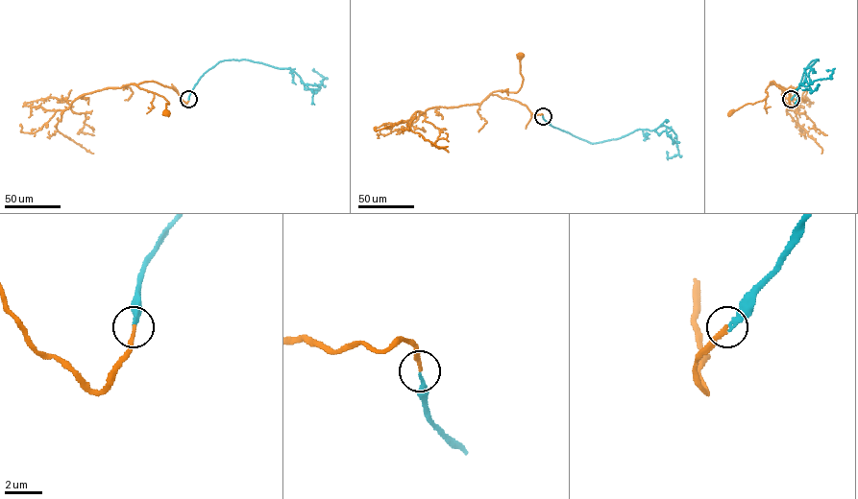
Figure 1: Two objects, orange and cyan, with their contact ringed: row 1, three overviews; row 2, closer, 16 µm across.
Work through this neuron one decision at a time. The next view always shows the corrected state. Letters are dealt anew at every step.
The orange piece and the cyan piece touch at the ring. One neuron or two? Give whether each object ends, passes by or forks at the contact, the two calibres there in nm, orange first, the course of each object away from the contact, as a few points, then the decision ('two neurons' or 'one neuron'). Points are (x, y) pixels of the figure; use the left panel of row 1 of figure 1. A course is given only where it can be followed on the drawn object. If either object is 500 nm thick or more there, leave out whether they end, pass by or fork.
orange ends there; cyan ends there; 200 nm thick on the orange side, 240 nm on the other; orange runs (188, 99), (186, 103), (172, 87), (154, 82), (136, 85), (162, 96), (168, 103), (166, 113); cyan runs (188, 99), (200, 78), (224, 60), (245, 59), (290, 69), (305, 84), (320, 86), (324, 78), (312, 70); one neuron

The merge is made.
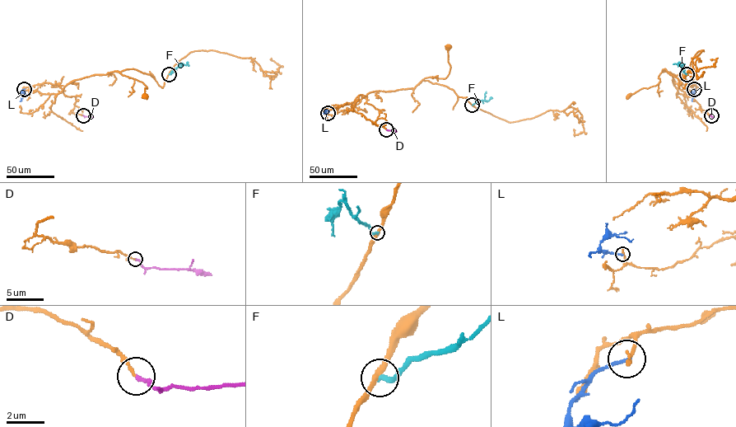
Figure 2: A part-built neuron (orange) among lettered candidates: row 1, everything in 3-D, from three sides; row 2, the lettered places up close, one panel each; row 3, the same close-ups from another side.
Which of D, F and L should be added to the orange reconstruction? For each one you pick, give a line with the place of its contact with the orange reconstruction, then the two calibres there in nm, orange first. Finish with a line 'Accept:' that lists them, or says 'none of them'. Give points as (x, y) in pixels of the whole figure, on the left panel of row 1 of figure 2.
D: (83, 115) | 140/190 nm
Accept: D

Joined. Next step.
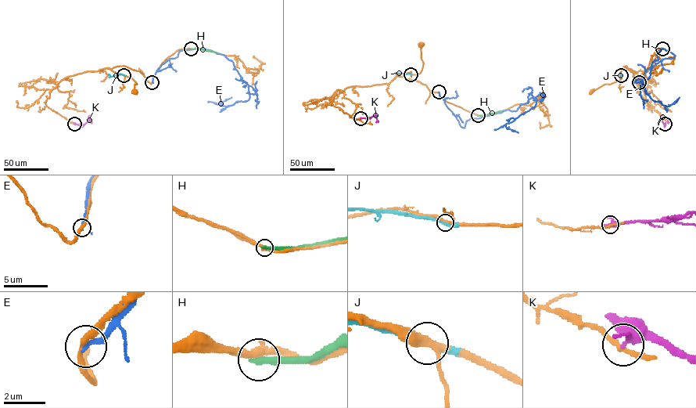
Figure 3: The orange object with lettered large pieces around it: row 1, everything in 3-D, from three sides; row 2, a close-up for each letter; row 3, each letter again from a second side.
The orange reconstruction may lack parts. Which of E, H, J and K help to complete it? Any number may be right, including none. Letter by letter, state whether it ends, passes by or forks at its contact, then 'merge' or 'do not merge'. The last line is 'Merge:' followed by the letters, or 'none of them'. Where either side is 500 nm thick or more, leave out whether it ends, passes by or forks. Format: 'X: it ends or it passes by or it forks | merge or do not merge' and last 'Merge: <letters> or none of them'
E: it ends | do not merge
H: it ends | do not merge
J: it passes by | do not merge
K: it passes by | do not merge
Merge: none of them

